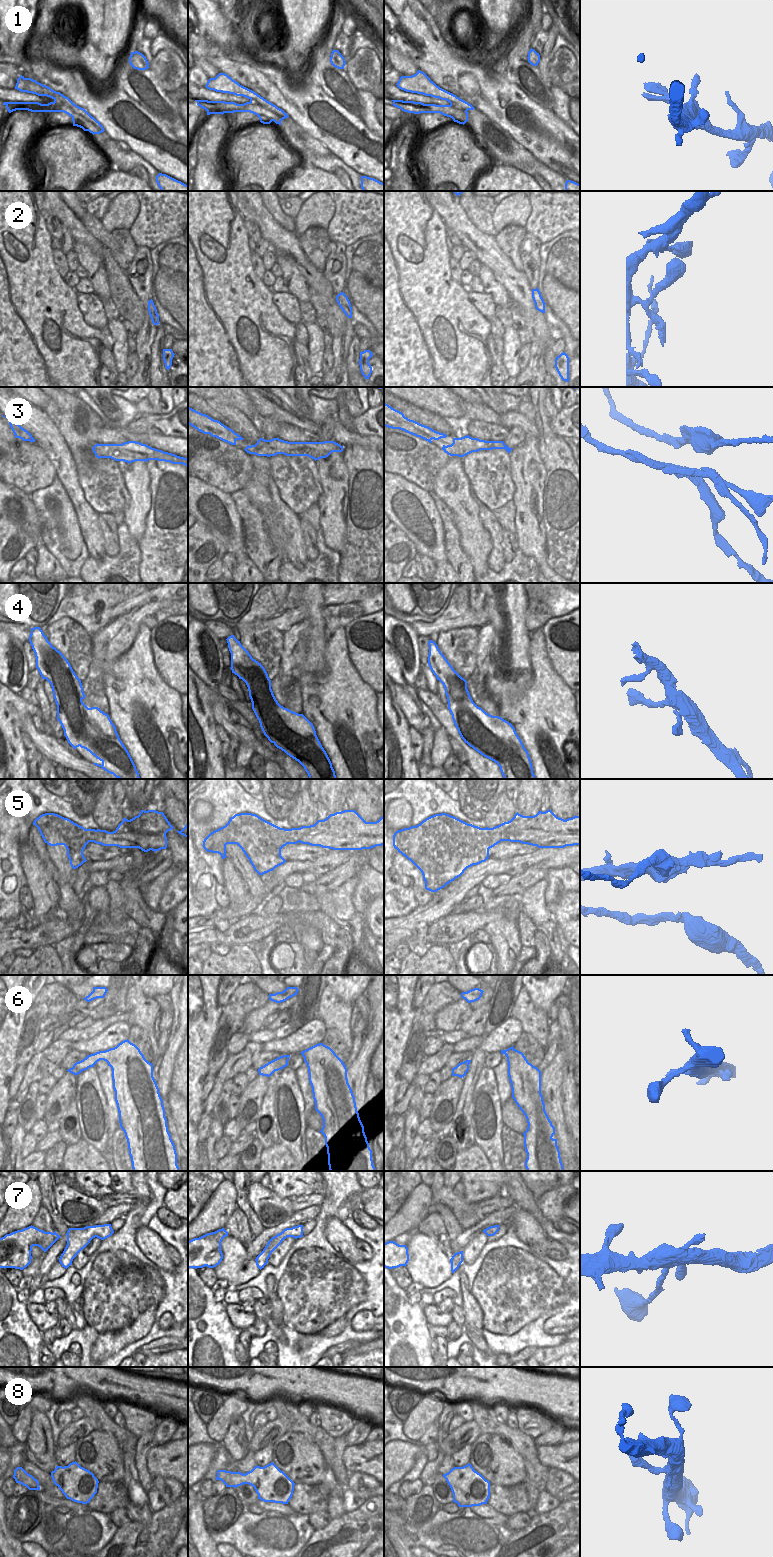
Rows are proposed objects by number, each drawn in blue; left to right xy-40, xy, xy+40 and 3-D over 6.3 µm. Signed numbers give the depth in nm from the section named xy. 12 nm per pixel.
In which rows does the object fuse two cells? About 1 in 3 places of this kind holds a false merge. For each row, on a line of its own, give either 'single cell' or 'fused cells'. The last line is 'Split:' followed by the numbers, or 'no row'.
1: single cell
2: single cell
3: fused cells
4: single cell
5: fused cells
6: fused cells
7: single cell
8: single cell
Split: 3, 5, 6

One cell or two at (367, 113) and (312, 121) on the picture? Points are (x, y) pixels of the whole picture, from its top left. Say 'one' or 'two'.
two

